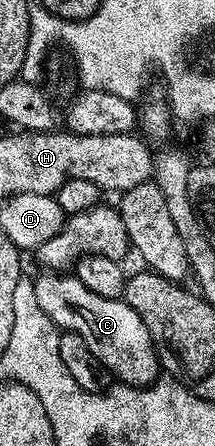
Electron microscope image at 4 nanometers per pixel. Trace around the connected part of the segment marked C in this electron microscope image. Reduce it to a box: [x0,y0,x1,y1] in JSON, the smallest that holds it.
[34,272,160,387]

